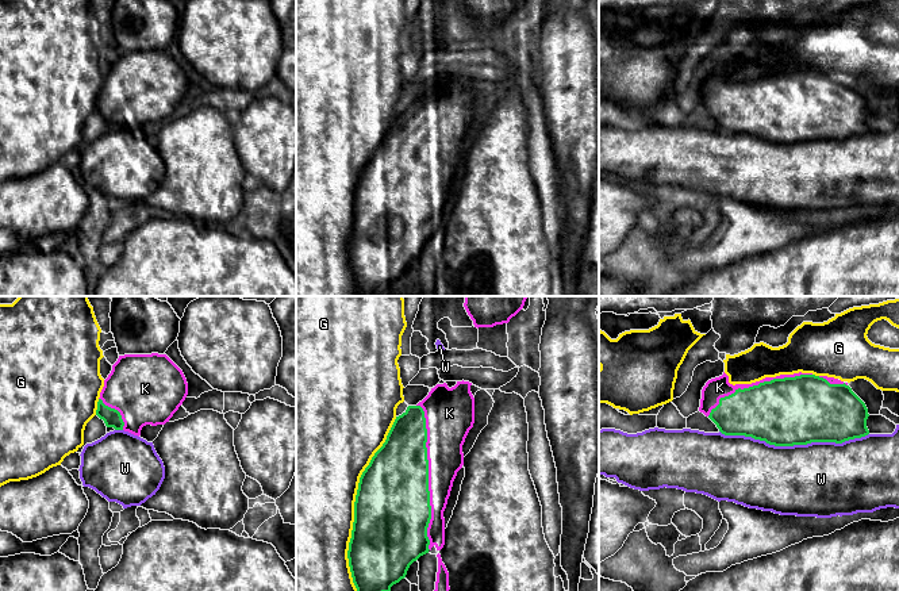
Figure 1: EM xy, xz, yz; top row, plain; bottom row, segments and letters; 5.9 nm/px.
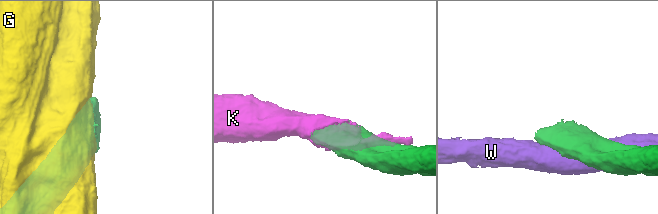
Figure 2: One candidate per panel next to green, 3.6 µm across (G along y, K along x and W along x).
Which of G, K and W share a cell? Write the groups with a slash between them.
G / K / W

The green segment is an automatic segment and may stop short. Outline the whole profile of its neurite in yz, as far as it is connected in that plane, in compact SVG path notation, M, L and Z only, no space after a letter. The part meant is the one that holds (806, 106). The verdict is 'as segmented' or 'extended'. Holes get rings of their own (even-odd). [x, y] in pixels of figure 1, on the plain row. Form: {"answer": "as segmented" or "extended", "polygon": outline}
{"answer": "extended", "polygon": "M723 69L703 84L699 108L725 133L752 134L775 143L842 141L869 131L868 105L848 80L812 70L780 72L752 81L733 82Z"}

